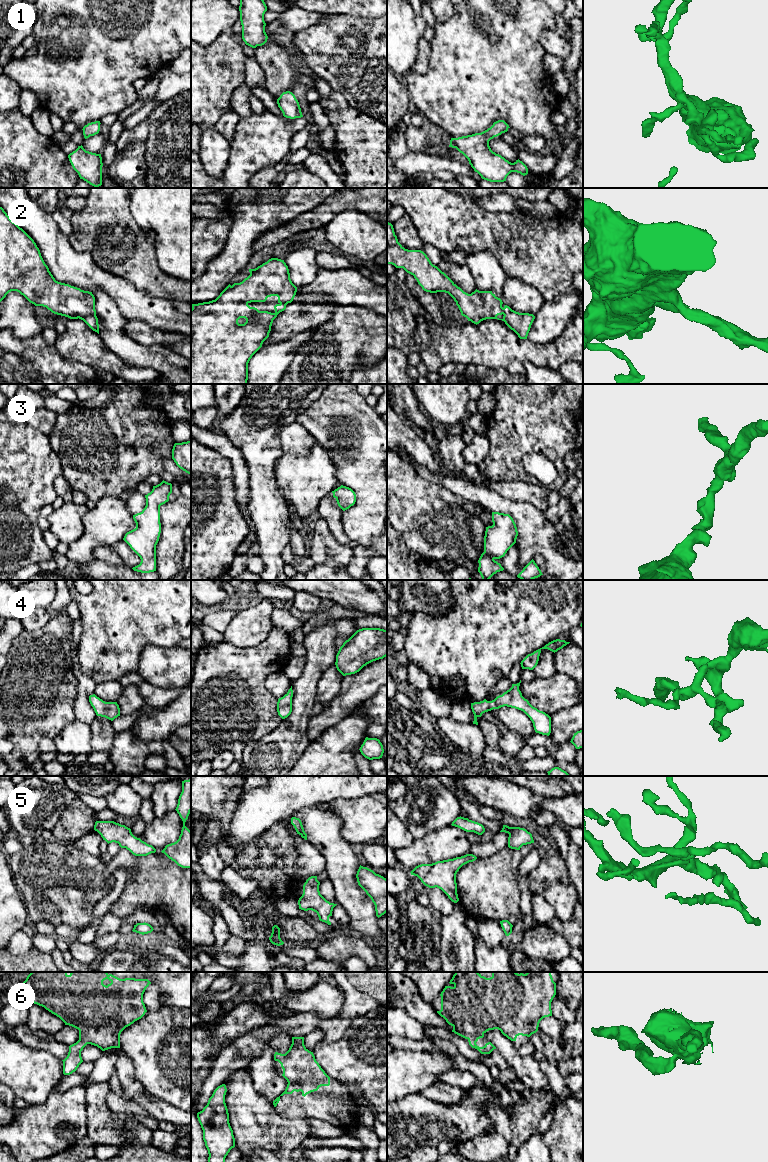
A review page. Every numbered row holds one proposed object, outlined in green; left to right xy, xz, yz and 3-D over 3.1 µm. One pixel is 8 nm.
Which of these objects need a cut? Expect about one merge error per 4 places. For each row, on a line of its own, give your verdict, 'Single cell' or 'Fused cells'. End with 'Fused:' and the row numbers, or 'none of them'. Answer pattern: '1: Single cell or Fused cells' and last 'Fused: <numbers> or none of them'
1: Single cell
2: Single cell
3: Single cell
4: Single cell
5: Single cell
6: Single cell
Fused: none of them

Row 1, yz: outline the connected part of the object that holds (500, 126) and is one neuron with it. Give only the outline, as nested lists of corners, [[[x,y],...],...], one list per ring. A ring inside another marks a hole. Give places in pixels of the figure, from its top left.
[[[498,120],[481,133],[451,138],[449,147],[456,148],[462,153],[474,171],[484,180],[504,182],[511,172],[525,176],[528,174],[528,168],[522,161],[518,159],[511,163],[493,152],[489,146],[491,139],[507,132],[509,128],[504,120]]]

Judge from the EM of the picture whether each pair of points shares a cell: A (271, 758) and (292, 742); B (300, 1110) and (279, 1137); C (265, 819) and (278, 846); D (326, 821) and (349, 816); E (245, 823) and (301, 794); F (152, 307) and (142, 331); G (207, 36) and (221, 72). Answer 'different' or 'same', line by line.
A: same
B: different
C: different
D: different
E: same
F: different
G: different

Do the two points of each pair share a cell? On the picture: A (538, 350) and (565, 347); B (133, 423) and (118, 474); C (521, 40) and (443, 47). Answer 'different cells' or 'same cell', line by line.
A: same cell
B: same cell
C: same cell

